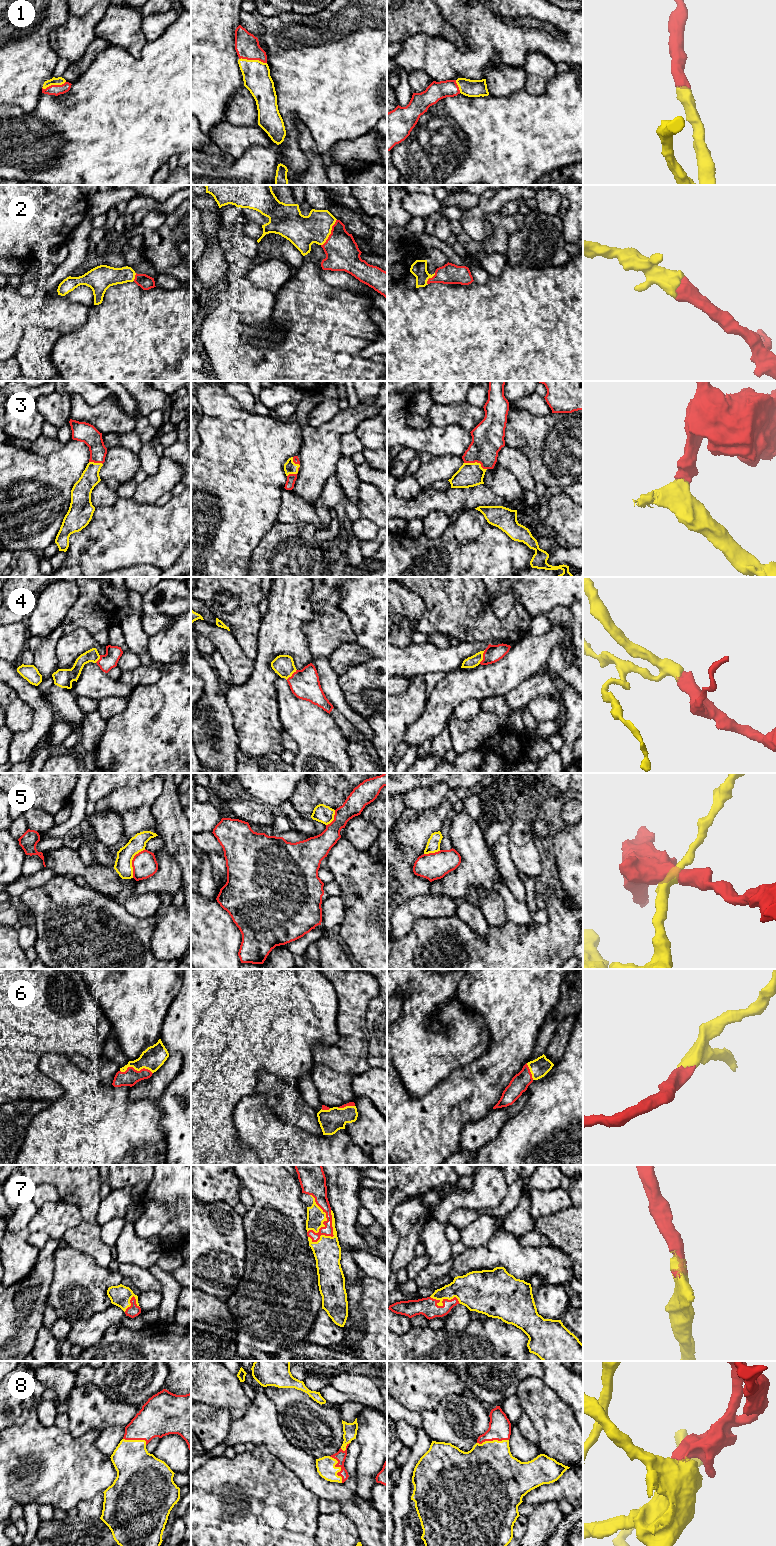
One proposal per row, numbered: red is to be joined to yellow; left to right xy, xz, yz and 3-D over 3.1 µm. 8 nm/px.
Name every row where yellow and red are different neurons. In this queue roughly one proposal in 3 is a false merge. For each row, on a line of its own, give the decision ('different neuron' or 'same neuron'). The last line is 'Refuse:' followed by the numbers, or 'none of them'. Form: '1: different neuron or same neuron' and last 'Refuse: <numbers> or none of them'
1: same neuron
2: same neuron
3: same neuron
4: same neuron
5: different neuron
6: same neuron
7: same neuron
8: same neuron
Refuse: 5

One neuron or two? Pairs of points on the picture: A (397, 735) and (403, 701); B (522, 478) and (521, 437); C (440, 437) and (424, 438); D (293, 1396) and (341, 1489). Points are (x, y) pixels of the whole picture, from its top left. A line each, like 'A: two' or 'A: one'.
A: one
B: two
C: one
D: two

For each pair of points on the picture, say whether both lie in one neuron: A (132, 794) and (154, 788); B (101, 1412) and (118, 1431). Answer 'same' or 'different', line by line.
A: same
B: different

